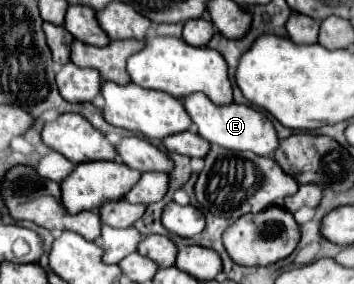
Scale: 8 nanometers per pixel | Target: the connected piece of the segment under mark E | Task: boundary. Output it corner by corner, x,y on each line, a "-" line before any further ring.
204,93
186,95
180,101
194,123
196,133
202,139
206,139
208,143
216,143
220,147
234,149
234,151
252,151
256,155
268,155
268,157
274,155
274,151
278,147
278,137
276,137
272,121
264,113
260,113
248,105
238,105
238,103
214,105

